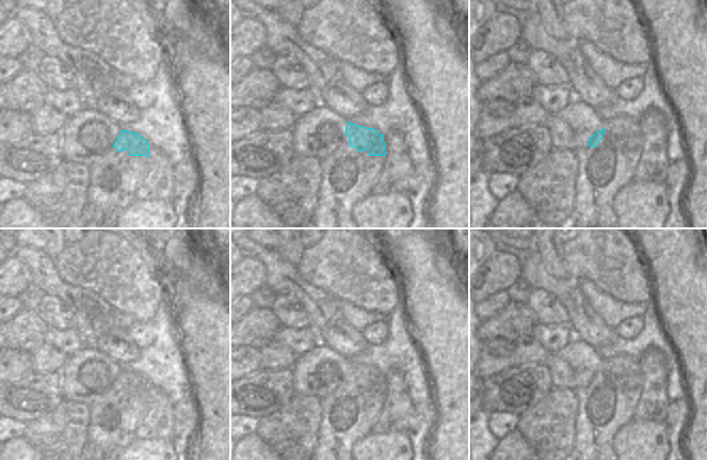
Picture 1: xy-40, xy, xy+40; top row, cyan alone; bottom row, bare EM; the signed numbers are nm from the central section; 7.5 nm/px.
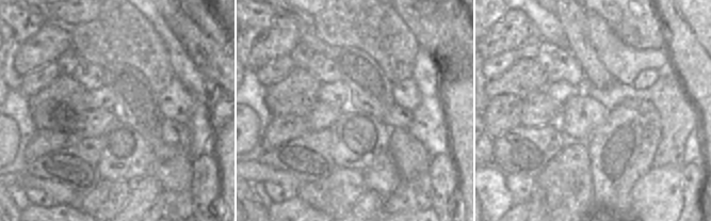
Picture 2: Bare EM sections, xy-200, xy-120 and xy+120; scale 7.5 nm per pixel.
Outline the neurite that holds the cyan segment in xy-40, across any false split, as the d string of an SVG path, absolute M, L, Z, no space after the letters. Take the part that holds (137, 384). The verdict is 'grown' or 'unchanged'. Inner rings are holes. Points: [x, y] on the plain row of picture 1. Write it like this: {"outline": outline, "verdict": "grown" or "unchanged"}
{"outline": "M122 369L113 386L116 386L118 391L127 388L131 395L149 396L149 382L138 371Z", "verdict": "unchanged"}

